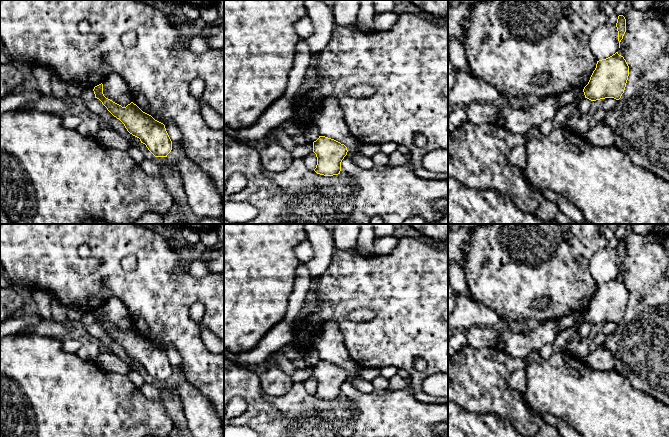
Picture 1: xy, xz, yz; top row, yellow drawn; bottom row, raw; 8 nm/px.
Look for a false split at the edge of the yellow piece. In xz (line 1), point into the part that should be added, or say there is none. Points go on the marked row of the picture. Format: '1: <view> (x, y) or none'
1: none

